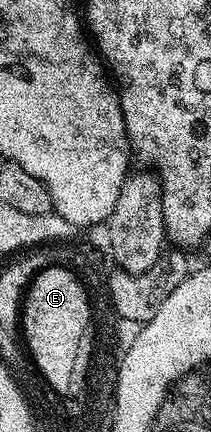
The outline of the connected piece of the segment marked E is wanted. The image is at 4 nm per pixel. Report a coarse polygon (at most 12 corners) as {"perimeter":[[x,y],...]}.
{"perimeter":[[71,268],[37,273],[19,322],[35,372],[76,381],[92,317]]}

